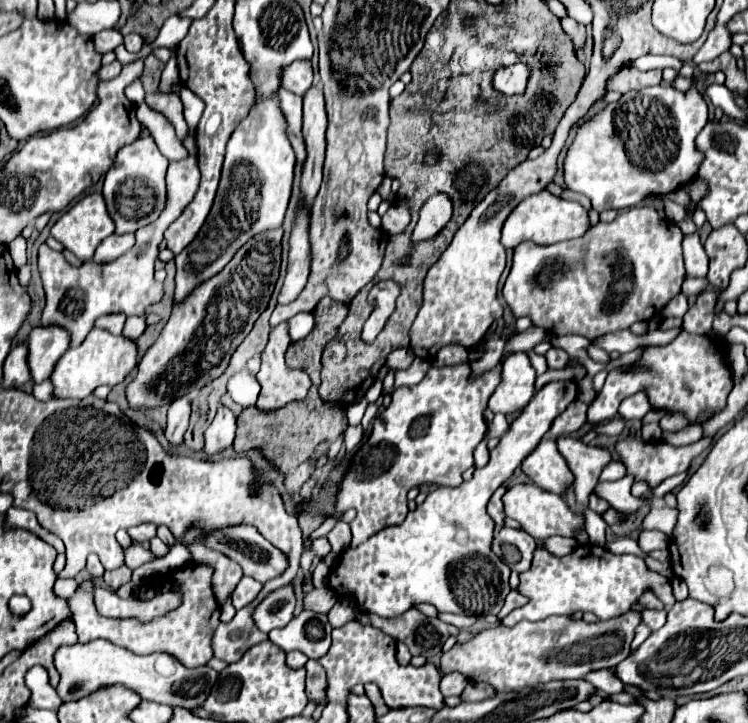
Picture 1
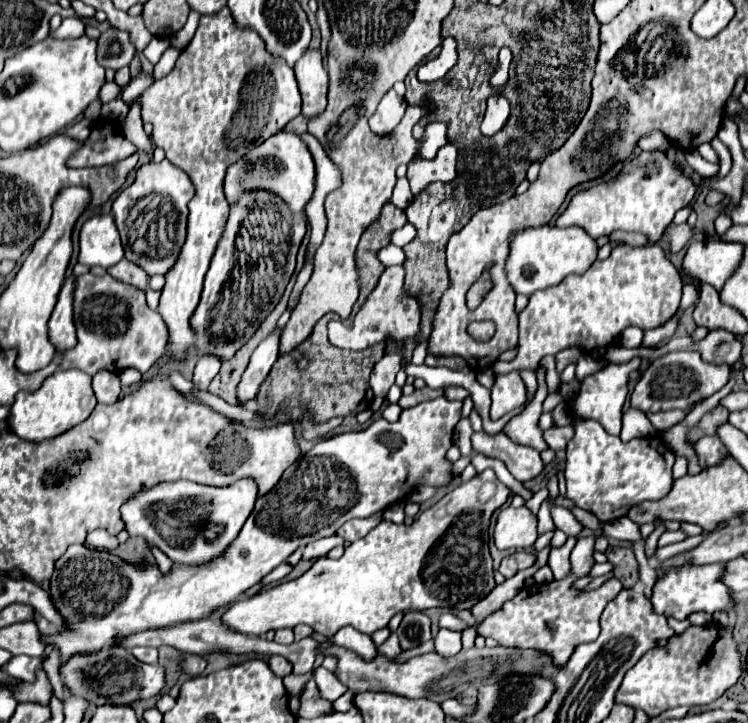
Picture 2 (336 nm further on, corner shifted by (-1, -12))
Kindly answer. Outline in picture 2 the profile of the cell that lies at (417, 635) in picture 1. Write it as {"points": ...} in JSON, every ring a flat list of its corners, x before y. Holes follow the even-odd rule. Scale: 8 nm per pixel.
{"points":[[409,610,403,614,403,620,395,634,399,636,403,650,415,648,417,644,431,640,431,620,425,612]]}

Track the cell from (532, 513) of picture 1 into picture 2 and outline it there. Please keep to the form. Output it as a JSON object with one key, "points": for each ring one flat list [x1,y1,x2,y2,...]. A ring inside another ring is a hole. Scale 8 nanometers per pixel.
{"points":[[505,506,497,516,493,540,499,550,529,550,537,540,537,518,525,506]]}

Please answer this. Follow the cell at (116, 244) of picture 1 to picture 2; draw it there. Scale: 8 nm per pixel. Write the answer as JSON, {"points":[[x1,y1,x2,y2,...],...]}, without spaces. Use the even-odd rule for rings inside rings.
{"points":[[123,258,119,264,111,266,107,272,109,272,113,278,117,278,117,280,121,280,121,282,125,282,125,284,131,284,131,286,135,286,135,288,139,288,139,290,145,290,145,288,147,288,147,282,149,282,147,272,143,272,139,266,131,264,131,262,125,260,125,258]]}

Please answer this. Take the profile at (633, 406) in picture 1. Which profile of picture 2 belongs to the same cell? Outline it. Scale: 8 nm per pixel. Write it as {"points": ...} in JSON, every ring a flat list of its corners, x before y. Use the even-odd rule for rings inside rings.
{"points":[[675,350,667,352,665,356,653,360,647,370,643,372,641,380,637,382,633,394,631,394,631,408,643,410,643,412,661,412,661,410,685,410,717,390,721,390,731,378,731,368,727,364,709,364,701,358,695,350]]}

